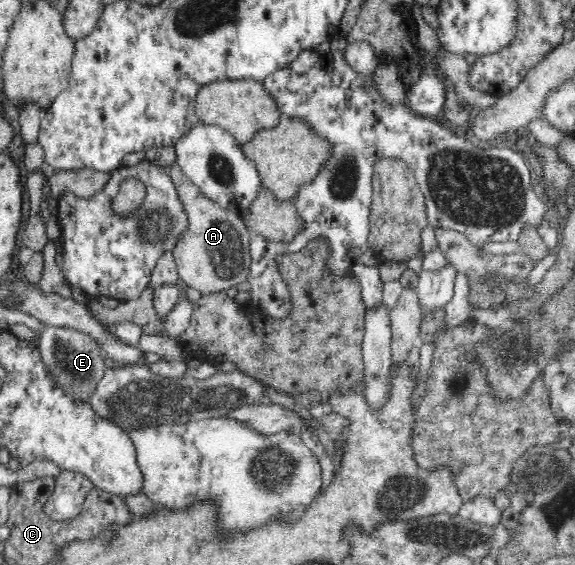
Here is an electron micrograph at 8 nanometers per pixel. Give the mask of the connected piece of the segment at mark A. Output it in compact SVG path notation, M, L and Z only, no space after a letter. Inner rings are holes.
M174 162L167 168L181 206L184 207L187 227L177 237L172 248L178 274L187 287L199 290L202 294L227 292L246 281L251 265L249 232L239 214L214 203L183 173Z

